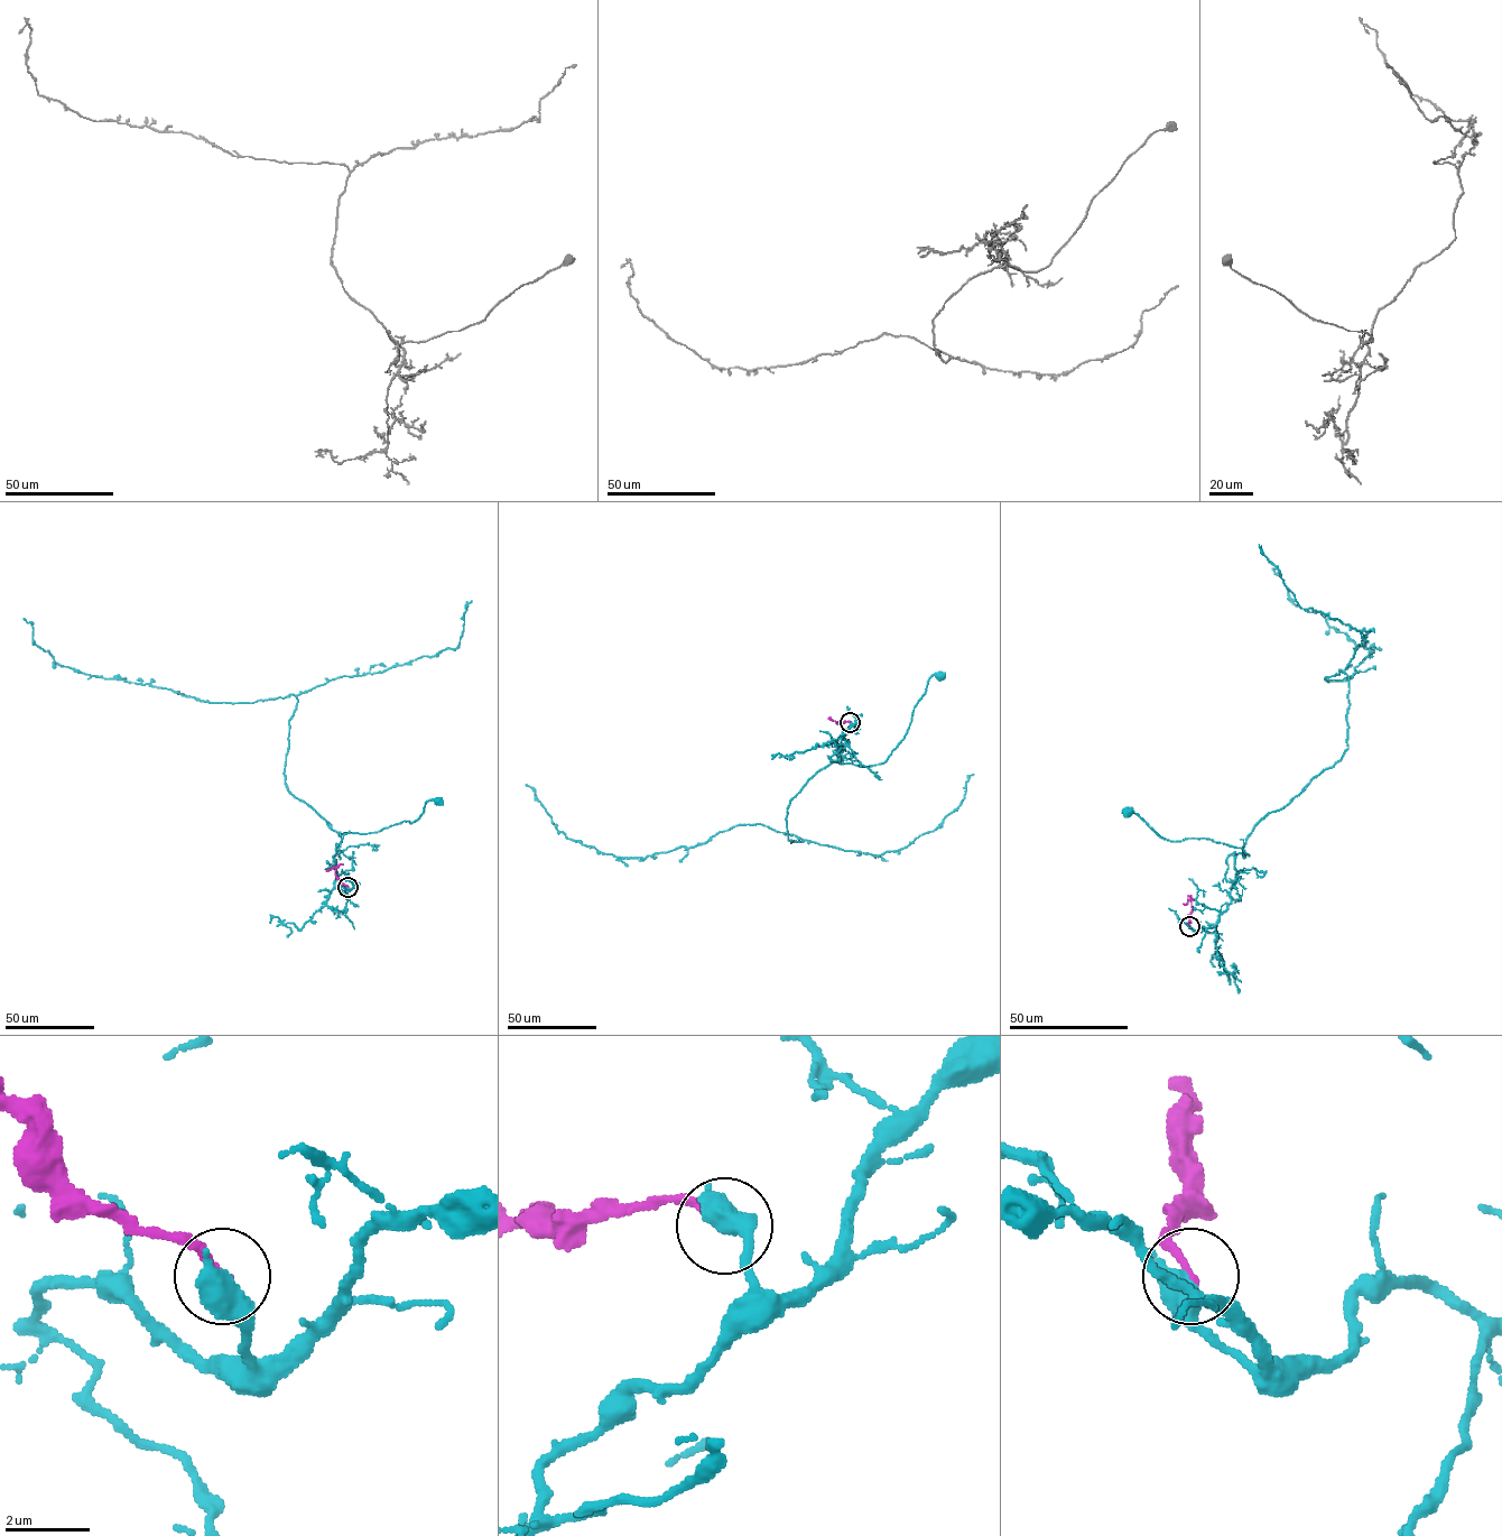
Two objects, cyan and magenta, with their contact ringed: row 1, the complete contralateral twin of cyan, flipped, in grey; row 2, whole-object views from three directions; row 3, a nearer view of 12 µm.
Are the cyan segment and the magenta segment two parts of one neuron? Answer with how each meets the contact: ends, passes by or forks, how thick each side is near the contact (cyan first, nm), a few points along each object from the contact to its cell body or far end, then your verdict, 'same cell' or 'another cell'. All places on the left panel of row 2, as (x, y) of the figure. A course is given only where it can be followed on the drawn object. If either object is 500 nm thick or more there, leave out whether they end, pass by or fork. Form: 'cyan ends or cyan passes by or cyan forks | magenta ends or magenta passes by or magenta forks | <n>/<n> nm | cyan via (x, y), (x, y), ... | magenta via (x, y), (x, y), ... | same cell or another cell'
700/200 nm | cyan via (348, 887), (349, 890), (334, 887), (340, 832), (367, 834), (402, 821), (411, 823), (427, 802), (438, 802) | magenta via (348, 887), (336, 876), (335, 868), (325, 870) | another cell

